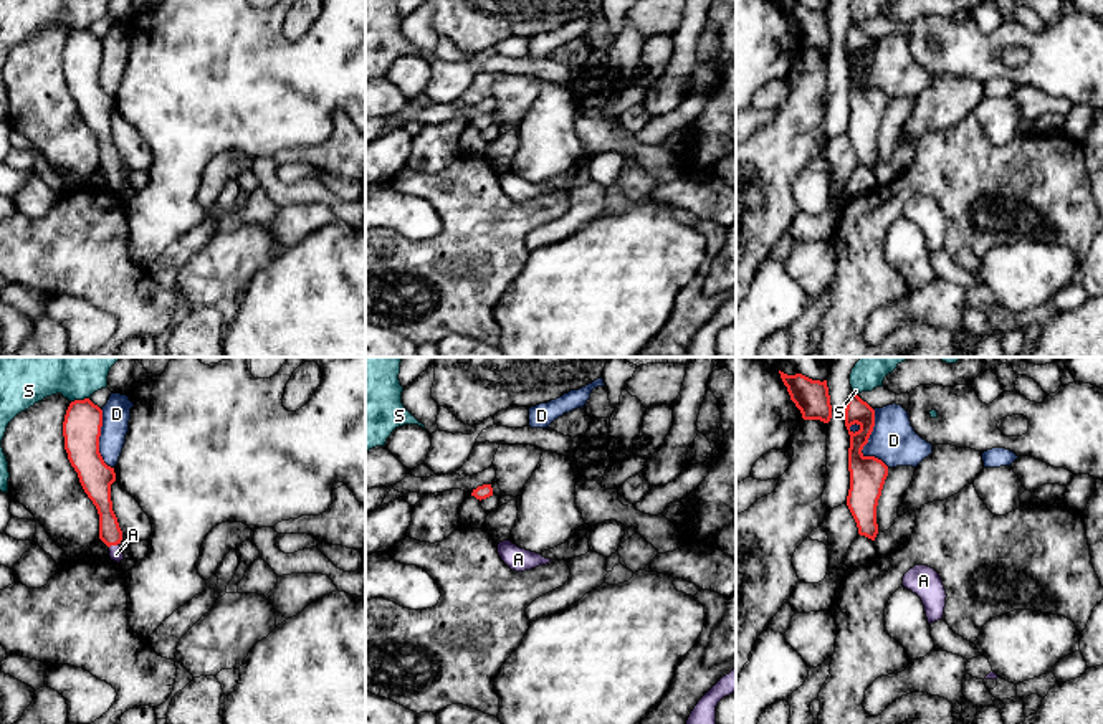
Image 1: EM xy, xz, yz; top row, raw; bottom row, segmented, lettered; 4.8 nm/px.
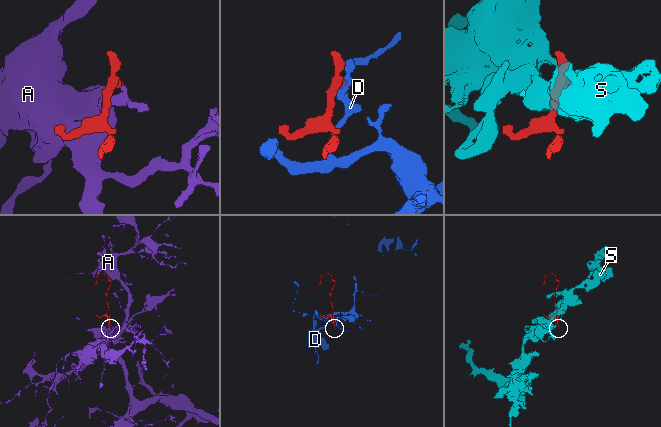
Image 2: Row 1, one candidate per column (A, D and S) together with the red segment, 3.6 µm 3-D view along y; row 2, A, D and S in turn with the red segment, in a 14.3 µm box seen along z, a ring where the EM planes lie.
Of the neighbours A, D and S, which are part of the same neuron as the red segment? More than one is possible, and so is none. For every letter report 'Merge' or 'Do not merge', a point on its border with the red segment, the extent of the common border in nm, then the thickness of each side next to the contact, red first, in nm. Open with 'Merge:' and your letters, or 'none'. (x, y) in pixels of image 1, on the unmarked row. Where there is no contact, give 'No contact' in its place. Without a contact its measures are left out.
Merge: A
A: Merge. Touches red at xy (113, 174). Shared border 50 nm. Thickness 110 nm (red) against 70 nm
D: Do not merge. Touches red at yz (867, 71). Shared border 300 nm. Thickness 180 nm (red) against 220 nm
S: Do not merge. Touches red at xy (80, 30). Shared border 90 nm. Thickness 190 nm (red) against 160 nm

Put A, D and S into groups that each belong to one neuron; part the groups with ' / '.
A / D / S

